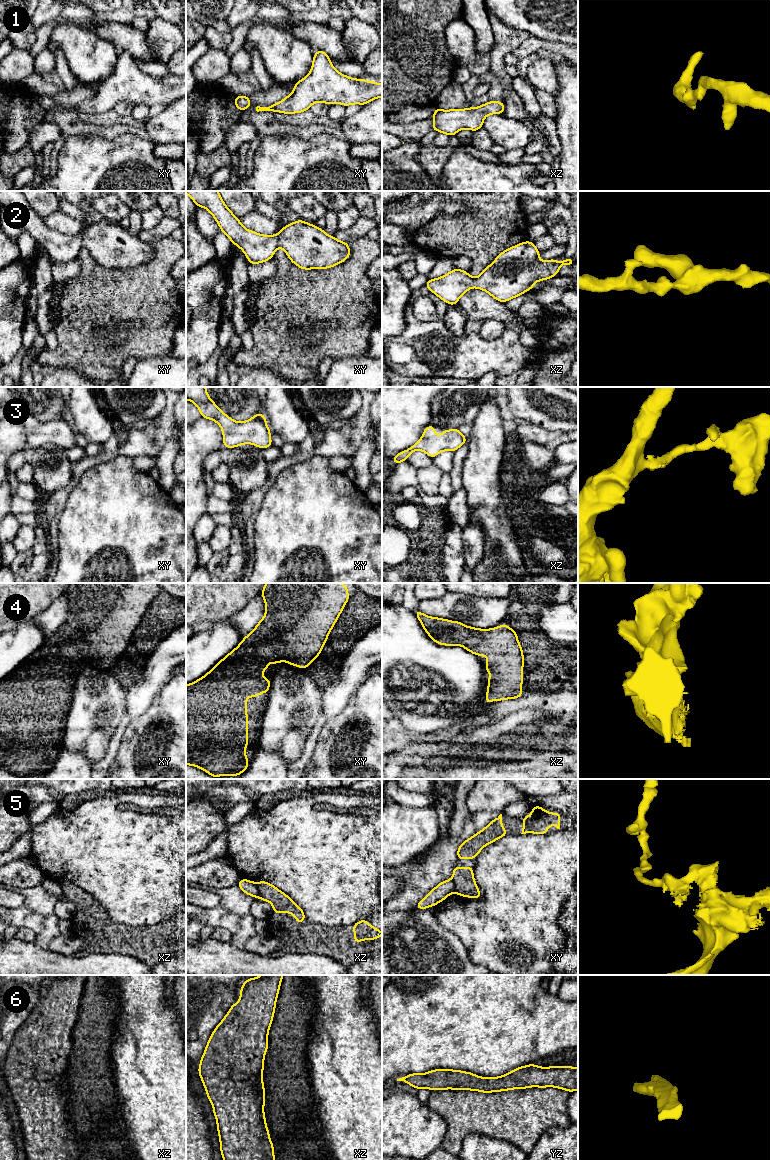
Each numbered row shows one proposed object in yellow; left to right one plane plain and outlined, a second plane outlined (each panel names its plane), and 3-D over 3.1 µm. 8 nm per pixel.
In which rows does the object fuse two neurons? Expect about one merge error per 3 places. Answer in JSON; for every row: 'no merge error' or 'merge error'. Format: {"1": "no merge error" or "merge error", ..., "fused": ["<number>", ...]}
{"1": "no merge error", "2": "no merge error", "3": "no merge error", "4": "no merge error", "5": "merge error", "6": "no merge error", "fused": ["5"]}

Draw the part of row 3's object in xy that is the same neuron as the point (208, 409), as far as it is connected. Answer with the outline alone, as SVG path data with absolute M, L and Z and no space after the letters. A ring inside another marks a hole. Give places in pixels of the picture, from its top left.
M186 387L186 400L193 402L201 417L217 422L223 432L223 445L234 448L242 444L254 444L260 449L272 446L270 429L262 413L257 413L247 421L236 422L224 414L213 402L206 387Z

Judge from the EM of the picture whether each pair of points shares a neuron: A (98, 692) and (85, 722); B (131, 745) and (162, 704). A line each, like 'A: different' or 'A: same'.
A: same
B: same

